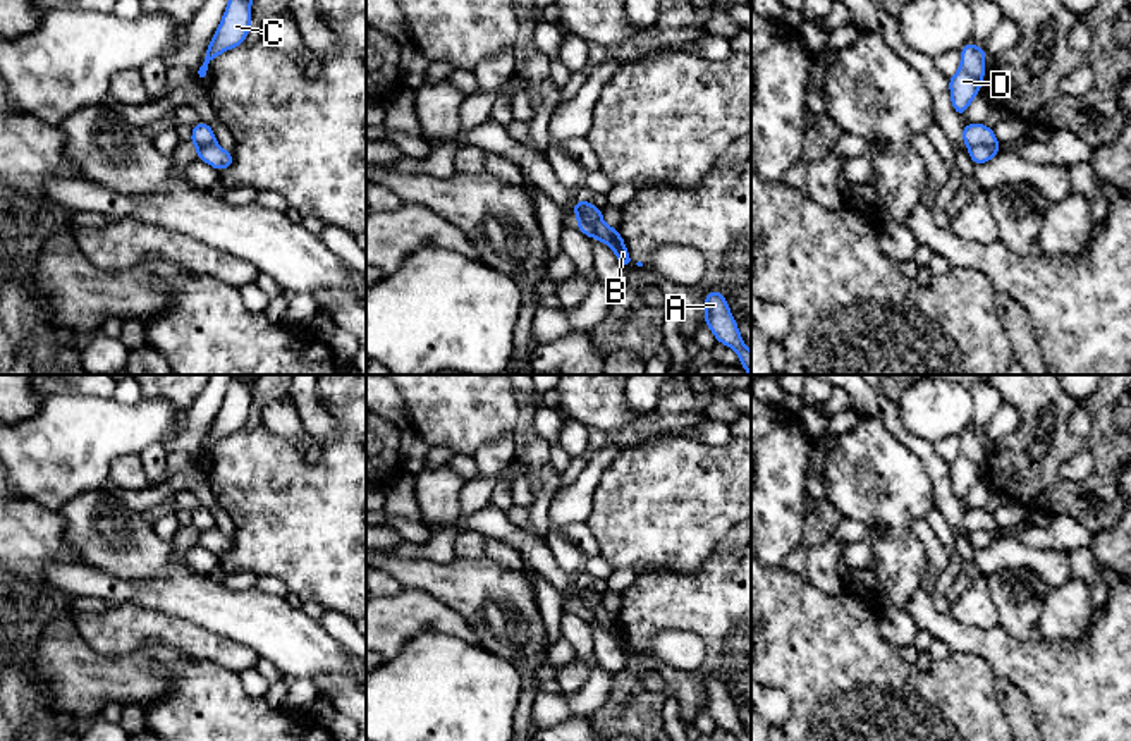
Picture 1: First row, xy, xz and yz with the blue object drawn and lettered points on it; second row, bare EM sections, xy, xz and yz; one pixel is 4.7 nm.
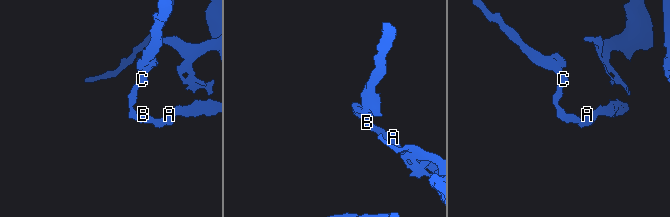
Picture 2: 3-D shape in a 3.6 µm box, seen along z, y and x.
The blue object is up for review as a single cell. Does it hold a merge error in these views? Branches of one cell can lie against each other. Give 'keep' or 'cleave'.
cleave

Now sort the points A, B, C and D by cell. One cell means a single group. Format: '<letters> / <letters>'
A B / C D

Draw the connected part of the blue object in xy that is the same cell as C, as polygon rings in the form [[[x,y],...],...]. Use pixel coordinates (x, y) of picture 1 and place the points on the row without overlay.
[[[232,375],[223,402],[206,433],[206,440],[196,456],[196,464],[205,468],[208,449],[220,438],[244,428],[251,413],[251,387],[258,375]]]

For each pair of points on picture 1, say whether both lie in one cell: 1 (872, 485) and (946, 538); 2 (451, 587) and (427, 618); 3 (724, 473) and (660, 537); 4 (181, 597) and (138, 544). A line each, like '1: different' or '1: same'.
1: different
2: different
3: same
4: different

